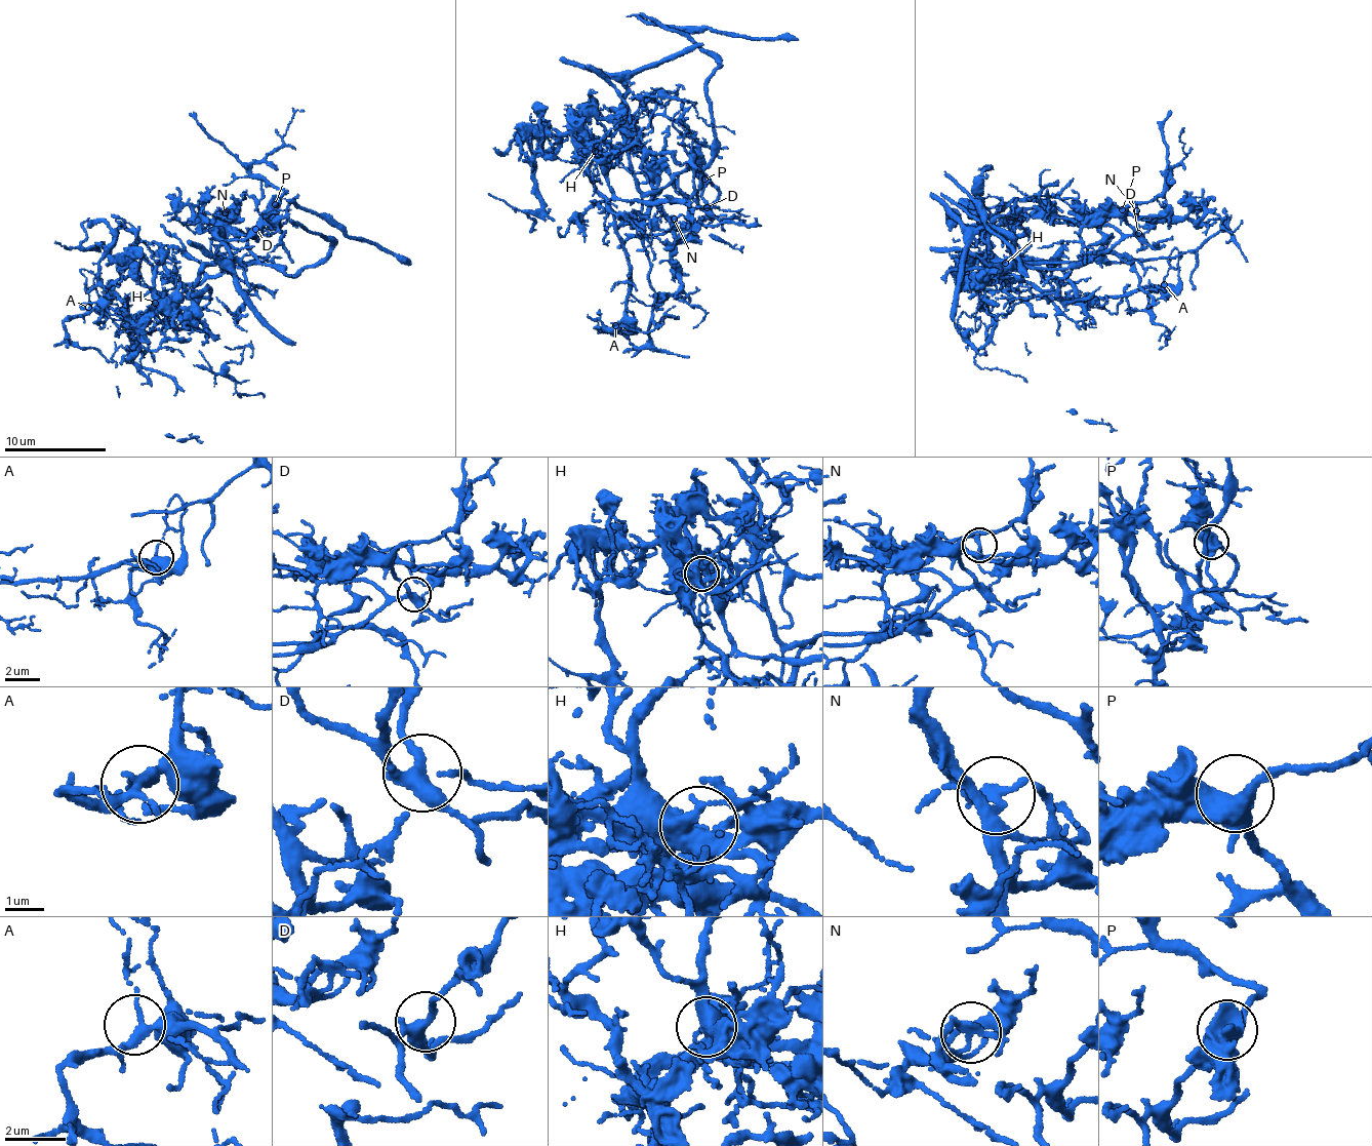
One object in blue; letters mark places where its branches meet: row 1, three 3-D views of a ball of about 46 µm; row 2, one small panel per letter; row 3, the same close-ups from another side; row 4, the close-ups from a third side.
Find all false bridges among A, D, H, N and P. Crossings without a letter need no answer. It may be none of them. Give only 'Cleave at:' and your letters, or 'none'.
Cleave at: H, N

